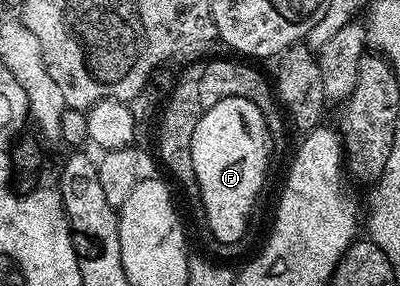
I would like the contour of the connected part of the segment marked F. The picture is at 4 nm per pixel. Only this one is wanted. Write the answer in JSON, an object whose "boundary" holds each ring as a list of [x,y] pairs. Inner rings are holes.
{"boundary":[[[230,96],[207,107],[194,129],[190,153],[194,162],[195,189],[200,192],[209,232],[224,246],[242,241],[248,230],[252,209],[260,198],[260,189],[268,174],[268,161],[274,155],[272,136],[258,104],[242,96]]]}

